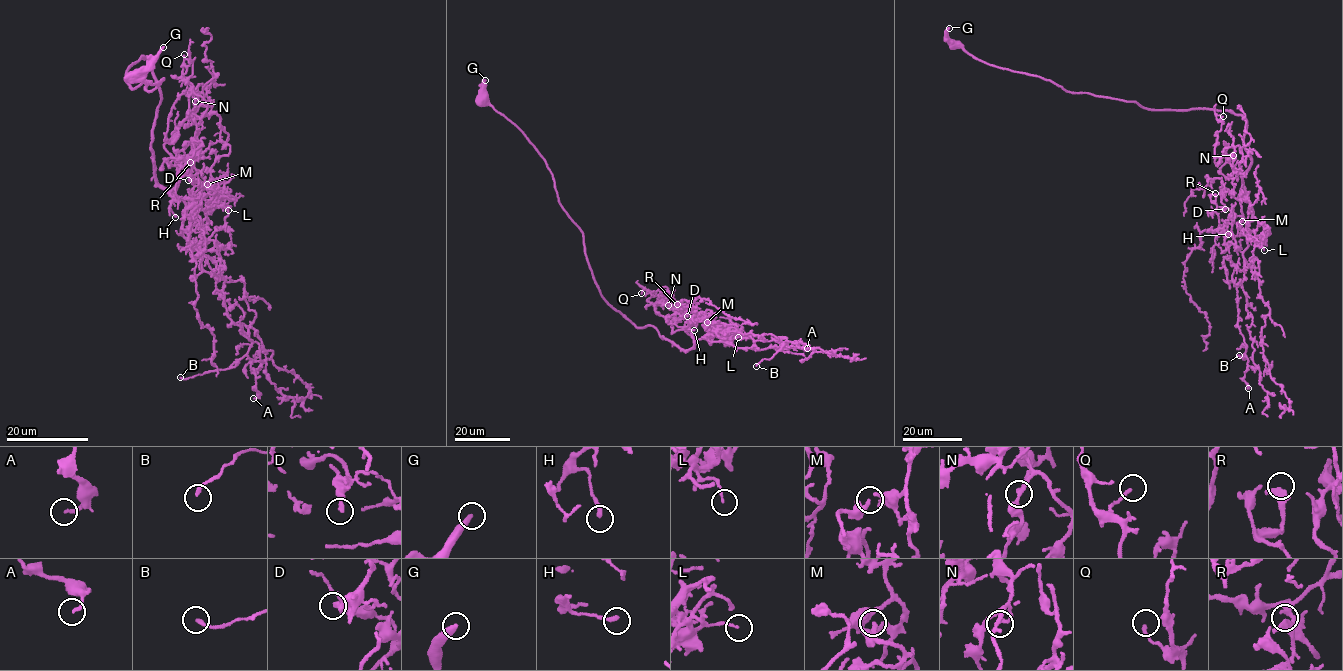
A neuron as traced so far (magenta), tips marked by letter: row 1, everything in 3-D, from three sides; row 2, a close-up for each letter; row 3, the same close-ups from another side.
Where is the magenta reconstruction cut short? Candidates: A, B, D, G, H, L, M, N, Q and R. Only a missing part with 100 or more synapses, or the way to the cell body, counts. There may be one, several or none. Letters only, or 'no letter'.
no letter

